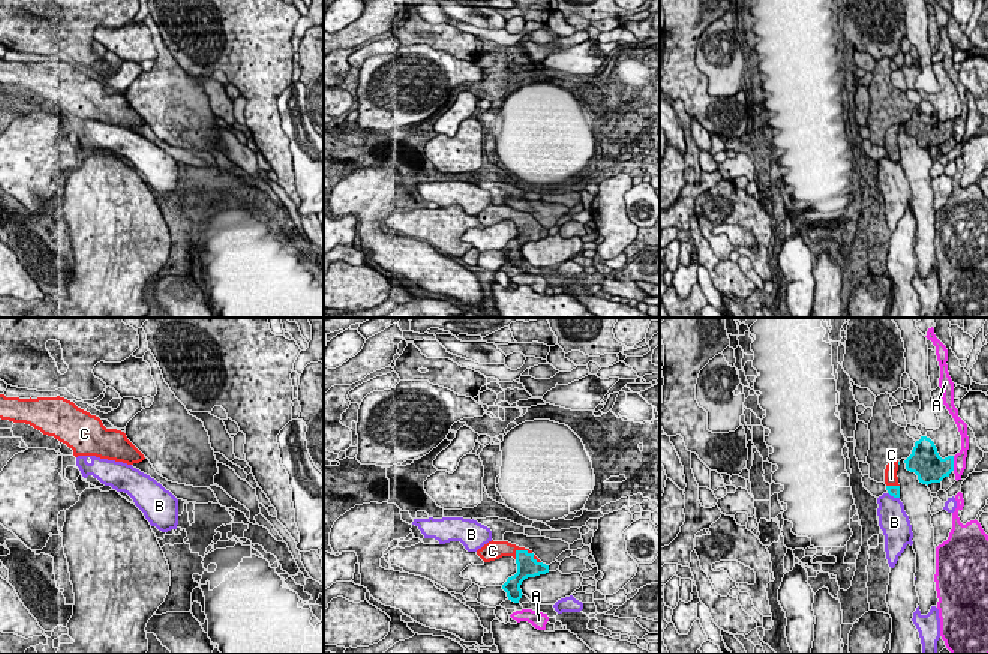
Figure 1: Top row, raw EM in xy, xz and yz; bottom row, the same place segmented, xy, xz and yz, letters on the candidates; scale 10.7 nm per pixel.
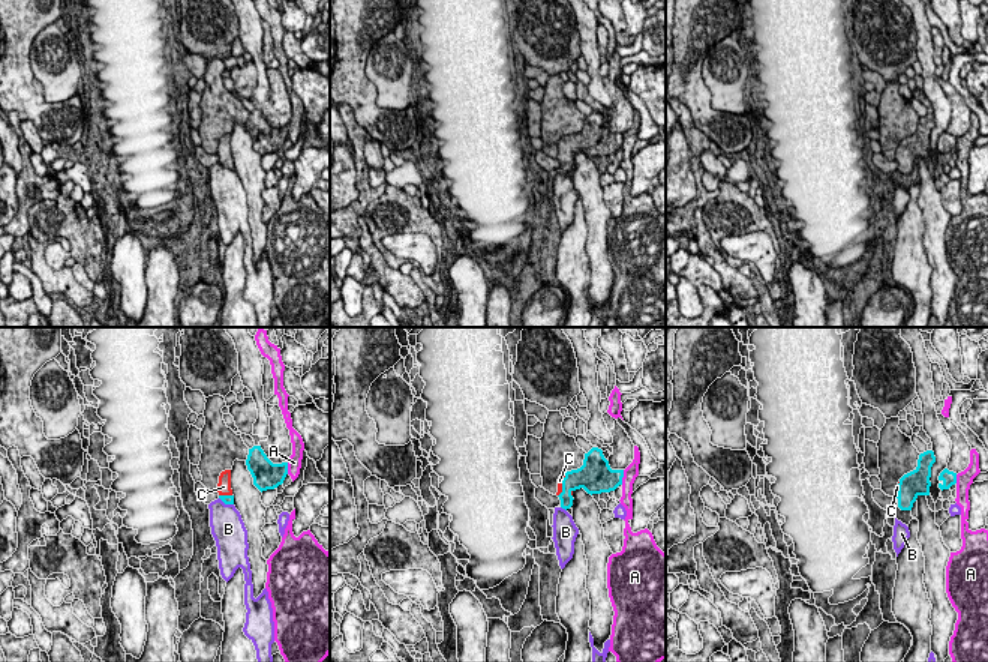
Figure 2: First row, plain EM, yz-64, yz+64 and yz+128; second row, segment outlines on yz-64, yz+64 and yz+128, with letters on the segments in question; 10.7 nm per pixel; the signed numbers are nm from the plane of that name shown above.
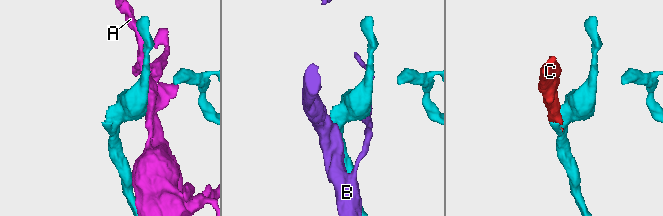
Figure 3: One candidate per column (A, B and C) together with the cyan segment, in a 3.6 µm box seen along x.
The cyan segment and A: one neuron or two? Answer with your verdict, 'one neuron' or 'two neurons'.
two neurons

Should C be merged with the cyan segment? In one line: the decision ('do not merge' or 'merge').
merge

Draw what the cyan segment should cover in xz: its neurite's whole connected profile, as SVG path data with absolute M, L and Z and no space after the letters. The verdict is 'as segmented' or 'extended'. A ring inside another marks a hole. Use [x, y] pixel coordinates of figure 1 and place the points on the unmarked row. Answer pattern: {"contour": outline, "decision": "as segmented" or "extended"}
{"contour": "M489 206L477 219L484 225L490 226L502 220L513 220L517 228L517 237L507 243L502 254L507 256L508 264L519 267L522 262L520 249L528 242L535 242L549 237L549 230L543 228L529 213L519 212L508 206Z", "decision": "extended"}

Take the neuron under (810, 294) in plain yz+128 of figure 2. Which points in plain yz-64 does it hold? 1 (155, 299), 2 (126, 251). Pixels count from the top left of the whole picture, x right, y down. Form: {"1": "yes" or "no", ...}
{"1": "no", "2": "yes"}

